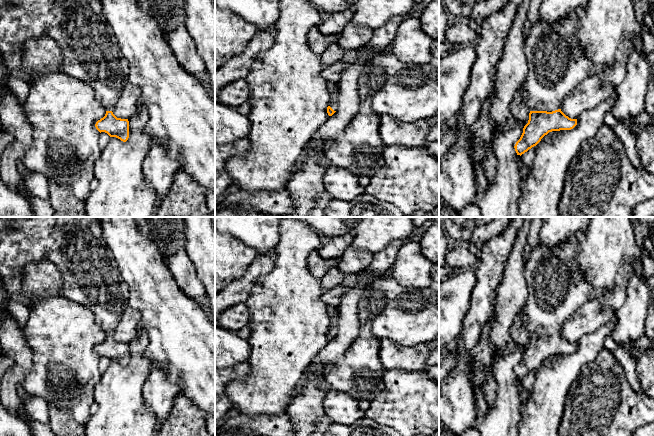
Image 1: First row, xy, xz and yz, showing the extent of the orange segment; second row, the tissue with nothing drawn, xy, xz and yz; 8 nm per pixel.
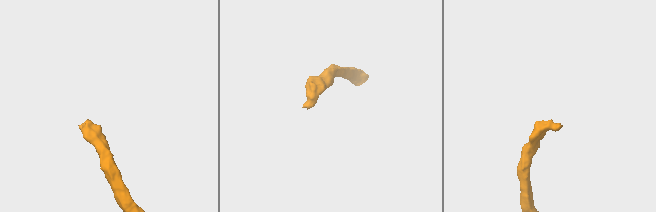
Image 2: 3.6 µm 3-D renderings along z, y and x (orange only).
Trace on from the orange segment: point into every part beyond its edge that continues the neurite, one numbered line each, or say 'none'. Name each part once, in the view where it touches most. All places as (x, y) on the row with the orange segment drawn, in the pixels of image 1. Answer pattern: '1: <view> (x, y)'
1: yz (556, 62)

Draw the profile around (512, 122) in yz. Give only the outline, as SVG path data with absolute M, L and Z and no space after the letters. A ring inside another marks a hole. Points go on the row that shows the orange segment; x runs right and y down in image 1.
M510 118L508 119L502 126L498 126L496 130L493 130L492 134L494 134L496 131L505 131L507 129L511 129L513 127L520 127L520 128L524 128L524 124L519 121L519 120L516 120L515 118Z

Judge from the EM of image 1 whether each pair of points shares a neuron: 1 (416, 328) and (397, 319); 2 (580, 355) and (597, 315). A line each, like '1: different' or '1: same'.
1: same
2: different

